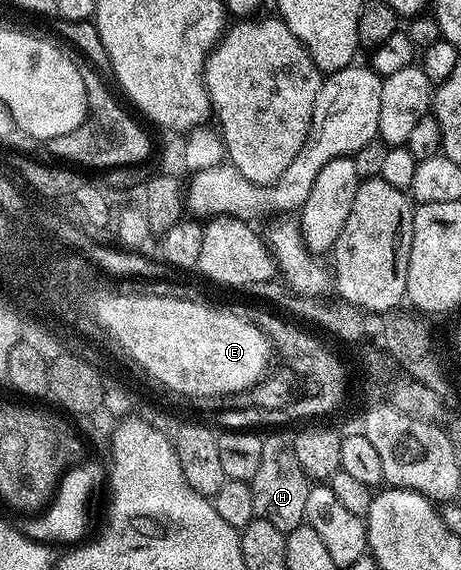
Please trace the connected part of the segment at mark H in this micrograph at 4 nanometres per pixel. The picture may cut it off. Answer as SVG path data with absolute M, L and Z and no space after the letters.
M272 432L262 444L262 460L258 463L258 472L254 472L250 483L254 496L254 515L262 520L270 520L274 528L285 532L305 525L306 496L310 485L309 476L298 464L291 437L283 438L282 433Z

